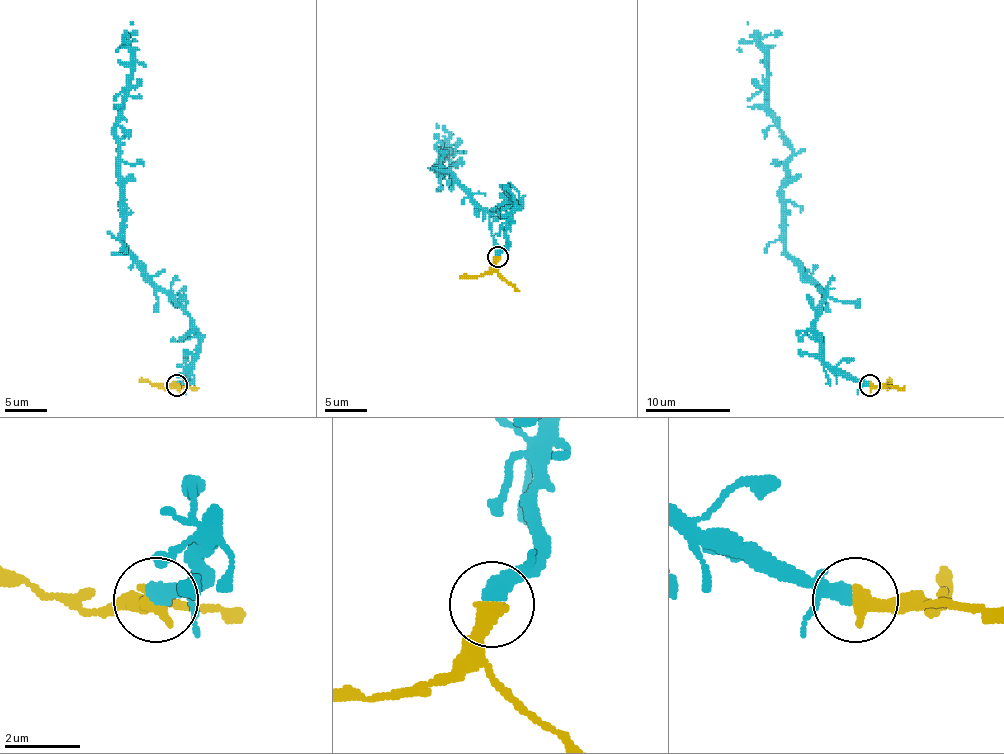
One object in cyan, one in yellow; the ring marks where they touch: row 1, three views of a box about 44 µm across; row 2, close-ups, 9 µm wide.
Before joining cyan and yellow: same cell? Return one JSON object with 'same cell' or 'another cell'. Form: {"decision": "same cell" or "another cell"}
{"decision": "same cell"}

